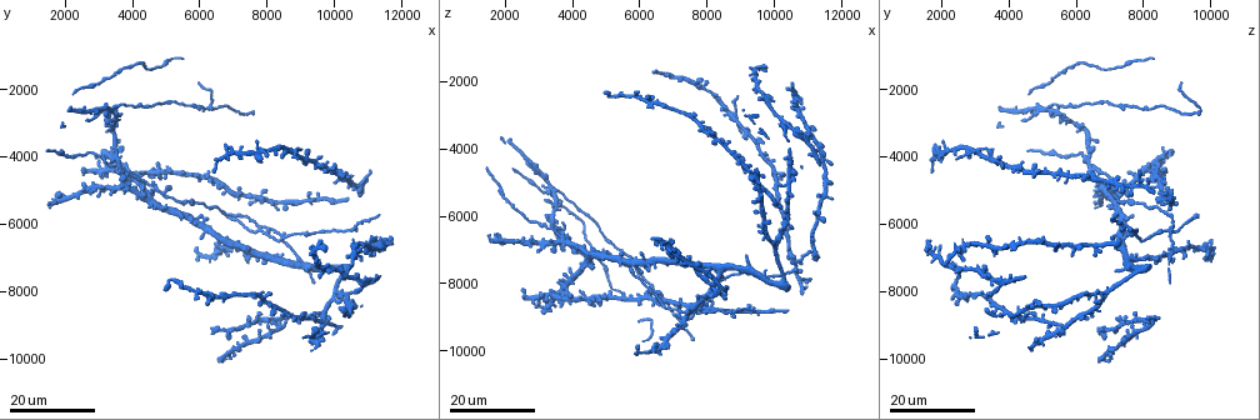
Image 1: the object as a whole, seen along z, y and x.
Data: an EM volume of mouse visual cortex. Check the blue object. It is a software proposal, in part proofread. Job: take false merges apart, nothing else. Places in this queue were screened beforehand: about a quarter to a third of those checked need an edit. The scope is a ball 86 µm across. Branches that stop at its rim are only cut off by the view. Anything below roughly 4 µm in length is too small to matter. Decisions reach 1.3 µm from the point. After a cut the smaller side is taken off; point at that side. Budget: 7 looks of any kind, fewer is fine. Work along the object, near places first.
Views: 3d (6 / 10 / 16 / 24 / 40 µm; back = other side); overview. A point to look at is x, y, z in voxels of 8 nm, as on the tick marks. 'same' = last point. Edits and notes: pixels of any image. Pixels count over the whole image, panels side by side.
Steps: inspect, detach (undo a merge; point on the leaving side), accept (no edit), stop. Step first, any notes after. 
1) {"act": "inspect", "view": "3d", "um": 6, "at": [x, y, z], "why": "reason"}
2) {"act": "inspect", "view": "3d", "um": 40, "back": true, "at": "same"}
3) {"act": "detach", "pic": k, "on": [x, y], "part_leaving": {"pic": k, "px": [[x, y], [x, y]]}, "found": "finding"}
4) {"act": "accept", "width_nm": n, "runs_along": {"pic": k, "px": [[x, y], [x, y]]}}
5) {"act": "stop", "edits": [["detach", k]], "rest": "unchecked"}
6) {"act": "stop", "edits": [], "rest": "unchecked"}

{"act": "inspect", "view": "3d", "um": 16, "at": [7800, 6200, 8800], "why": "four arms meet"}

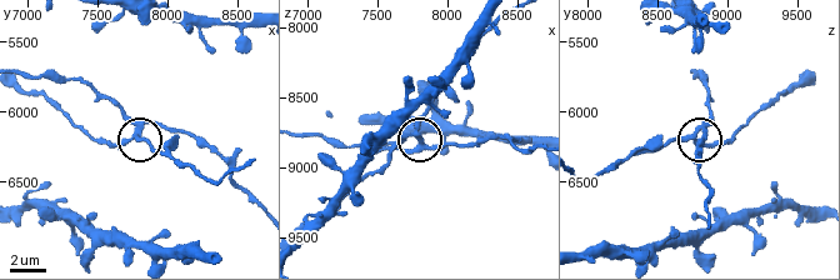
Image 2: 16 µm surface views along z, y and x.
{"act": "inspect", "view": "3d", "um": 10, "at": [7820, 6120, 8820]}

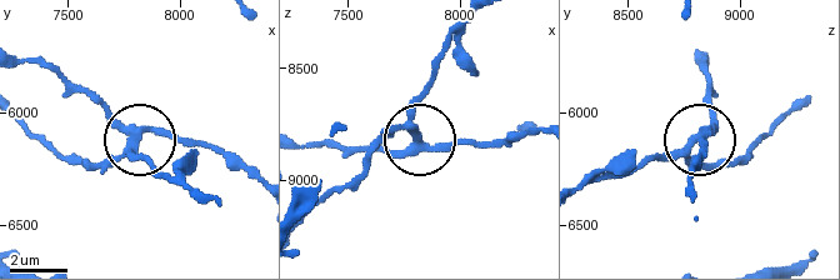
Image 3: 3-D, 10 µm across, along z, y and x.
{"act": "detach", "pic": 3, "on": [105, 163], "arms": 4, "part_leaving": {"pic": 3, "px": [[415, 134], [420, 91], [459, 26]]}, "found": "two neurons meet here"}

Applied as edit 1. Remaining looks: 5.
{"act": "inspect", "view": "overview"}

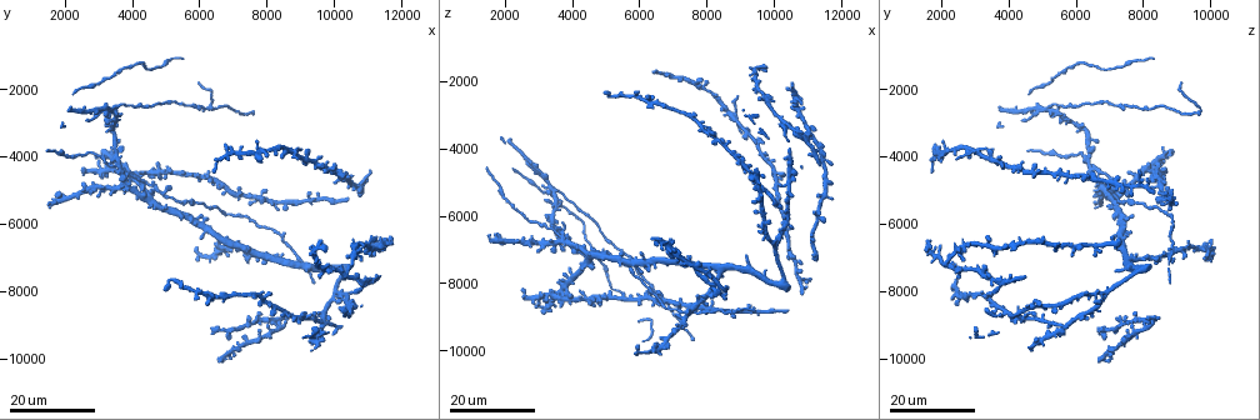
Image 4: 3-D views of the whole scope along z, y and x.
{"act": "inspect", "view": "3d", "um": 24, "at": [3400, 2500, 5200]}

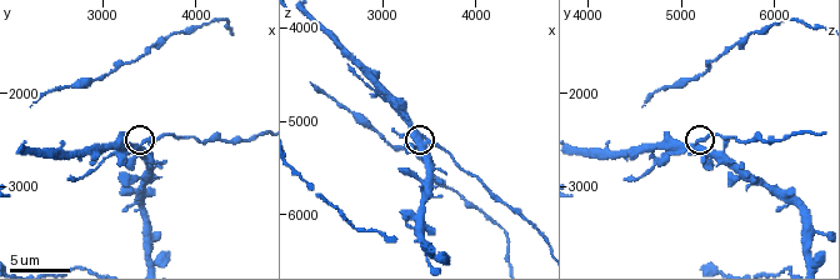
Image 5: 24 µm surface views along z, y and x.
{"act": "inspect", "view": "3d", "um": 6, "at": [3400, 2550, 5150]}

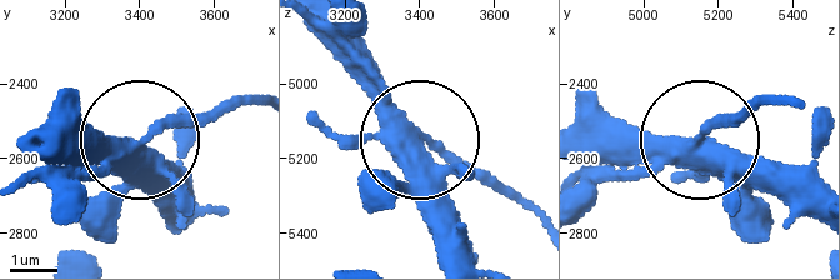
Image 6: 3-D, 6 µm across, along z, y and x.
{"act": "accept", "found": "continuous, no second neuron"}

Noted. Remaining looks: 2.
{"act": "inspect", "view": "3d", "um": 24, "at": [8800, 3900, 3000], "why": "branch point"}

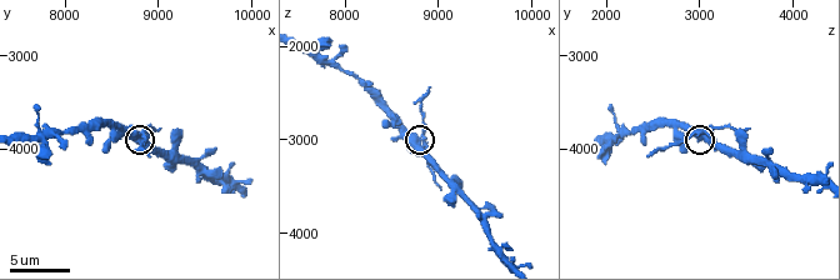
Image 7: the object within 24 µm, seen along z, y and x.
{"act": "inspect", "view": "3d", "um": 6, "at": [8800, 3850, 2950], "why": "zoom in"}

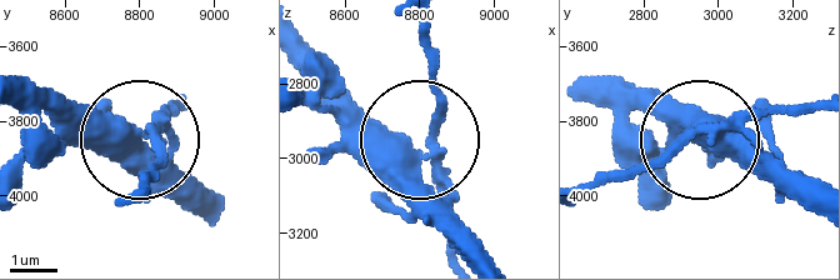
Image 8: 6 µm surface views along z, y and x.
{"act": "detach", "pic": 8, "on": [158, 166], "part_leaving": {"pic": 8, "px": [[441, 155], [429, 28]]}, "found": "two neurons meet here"}

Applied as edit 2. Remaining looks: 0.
{"act": "stop", "edits": [["detach", 3], ["detach", 8]], "rest": "unchecked"}

